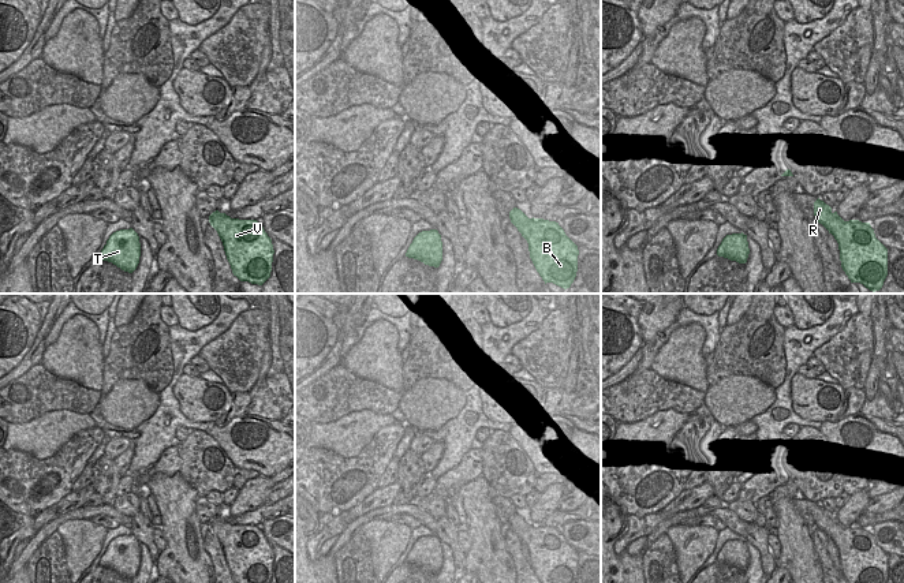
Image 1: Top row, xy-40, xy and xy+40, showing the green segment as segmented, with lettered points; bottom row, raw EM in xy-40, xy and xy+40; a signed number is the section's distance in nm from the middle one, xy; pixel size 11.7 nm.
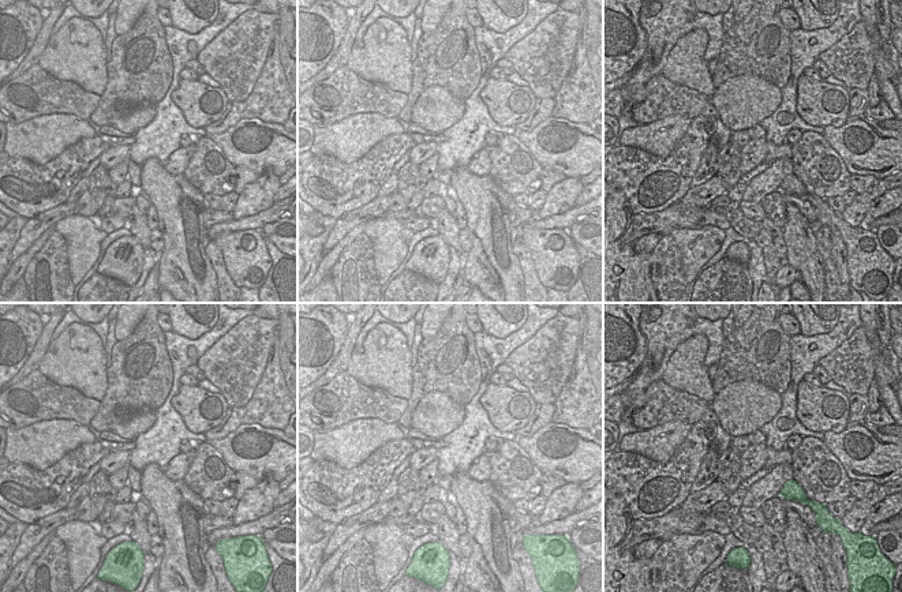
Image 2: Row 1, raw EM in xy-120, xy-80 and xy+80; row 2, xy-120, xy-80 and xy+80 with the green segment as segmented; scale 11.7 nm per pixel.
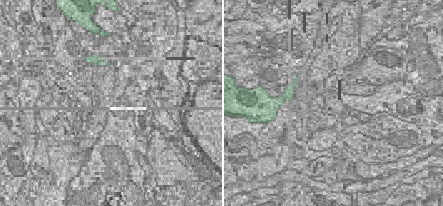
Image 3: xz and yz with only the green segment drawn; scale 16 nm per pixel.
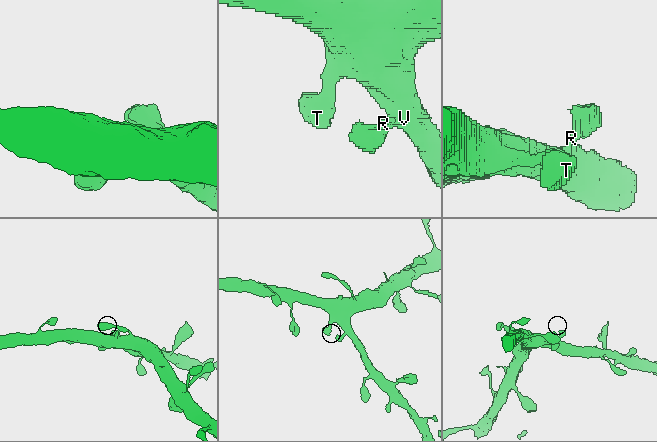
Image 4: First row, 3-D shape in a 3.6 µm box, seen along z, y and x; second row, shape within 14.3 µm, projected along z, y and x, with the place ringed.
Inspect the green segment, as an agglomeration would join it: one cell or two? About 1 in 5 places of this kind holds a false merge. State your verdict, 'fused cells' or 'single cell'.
single cell

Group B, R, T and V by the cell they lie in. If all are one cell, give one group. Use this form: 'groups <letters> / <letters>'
groups B R T V

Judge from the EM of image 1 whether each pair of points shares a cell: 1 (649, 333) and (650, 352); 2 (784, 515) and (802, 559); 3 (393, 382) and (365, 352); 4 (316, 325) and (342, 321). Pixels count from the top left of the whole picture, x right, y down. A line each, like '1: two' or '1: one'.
1: two
2: one
3: one
4: two

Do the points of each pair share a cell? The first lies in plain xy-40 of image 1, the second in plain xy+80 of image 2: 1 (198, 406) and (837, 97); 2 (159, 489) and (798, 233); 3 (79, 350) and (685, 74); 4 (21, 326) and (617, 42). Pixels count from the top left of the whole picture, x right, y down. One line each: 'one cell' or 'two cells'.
1: one cell
2: one cell
3: one cell
4: one cell

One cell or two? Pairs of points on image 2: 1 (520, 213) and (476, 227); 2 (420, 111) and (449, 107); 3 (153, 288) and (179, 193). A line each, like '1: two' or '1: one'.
1: two
2: one
3: two

